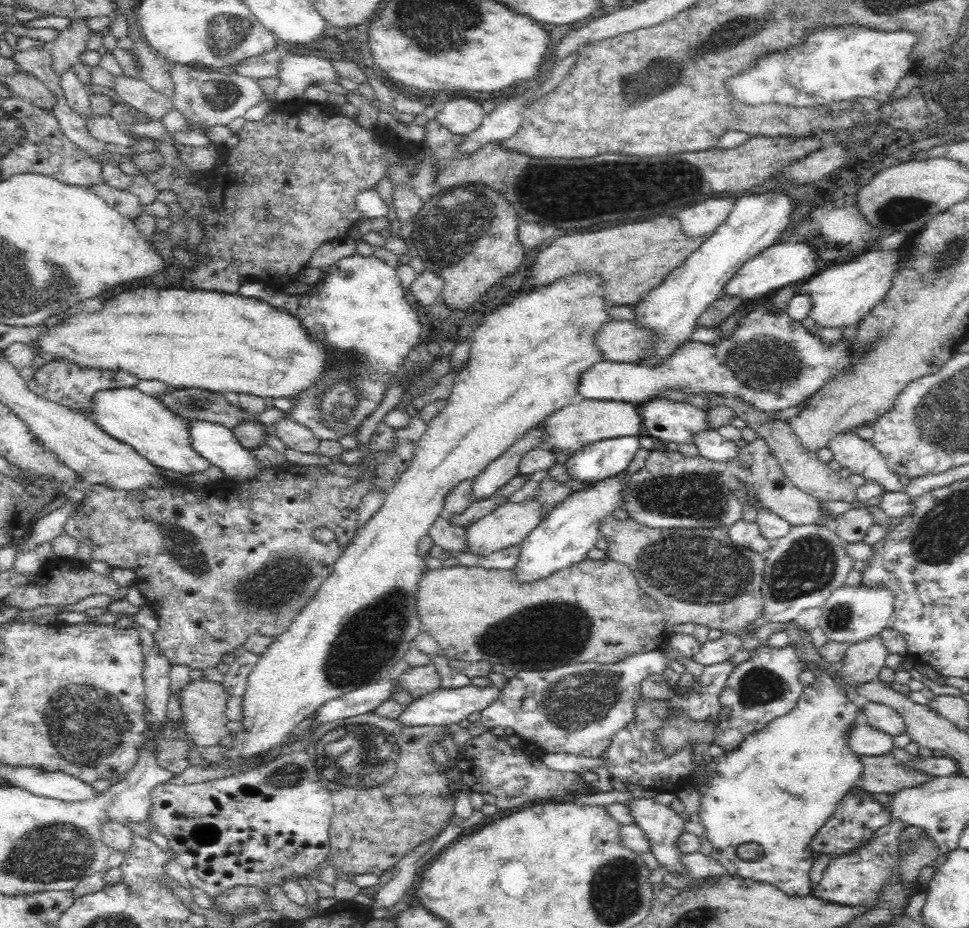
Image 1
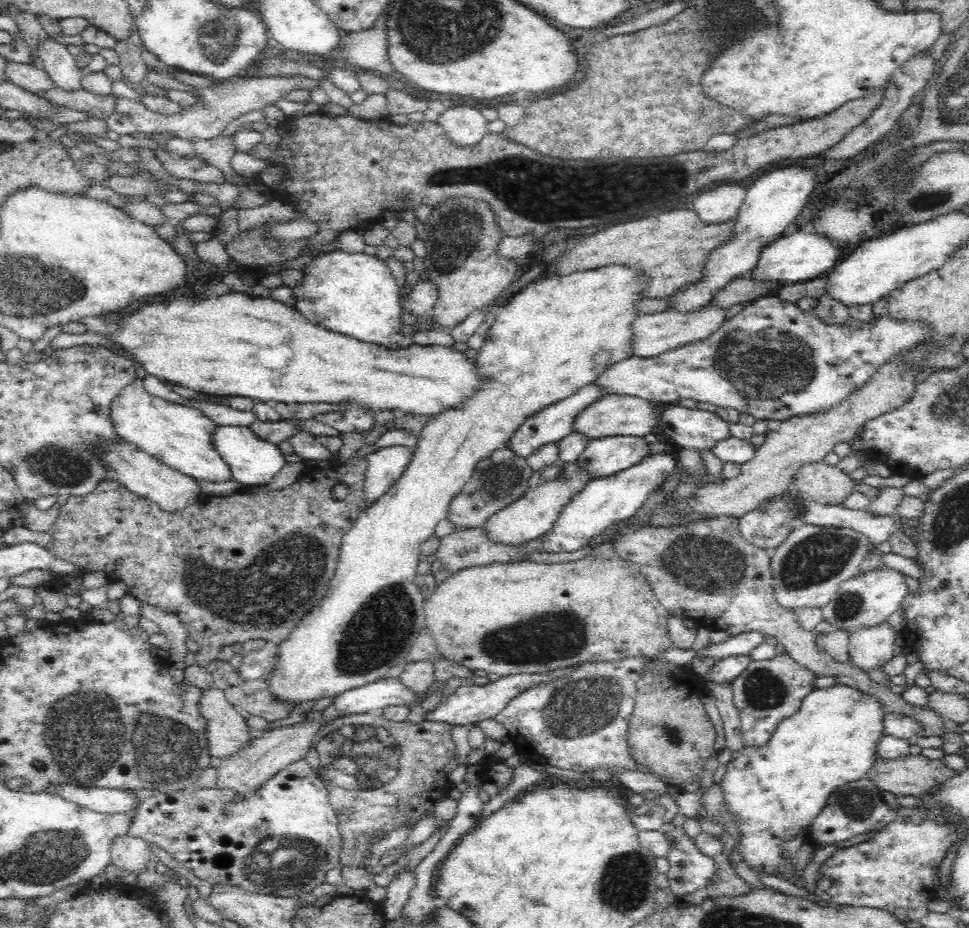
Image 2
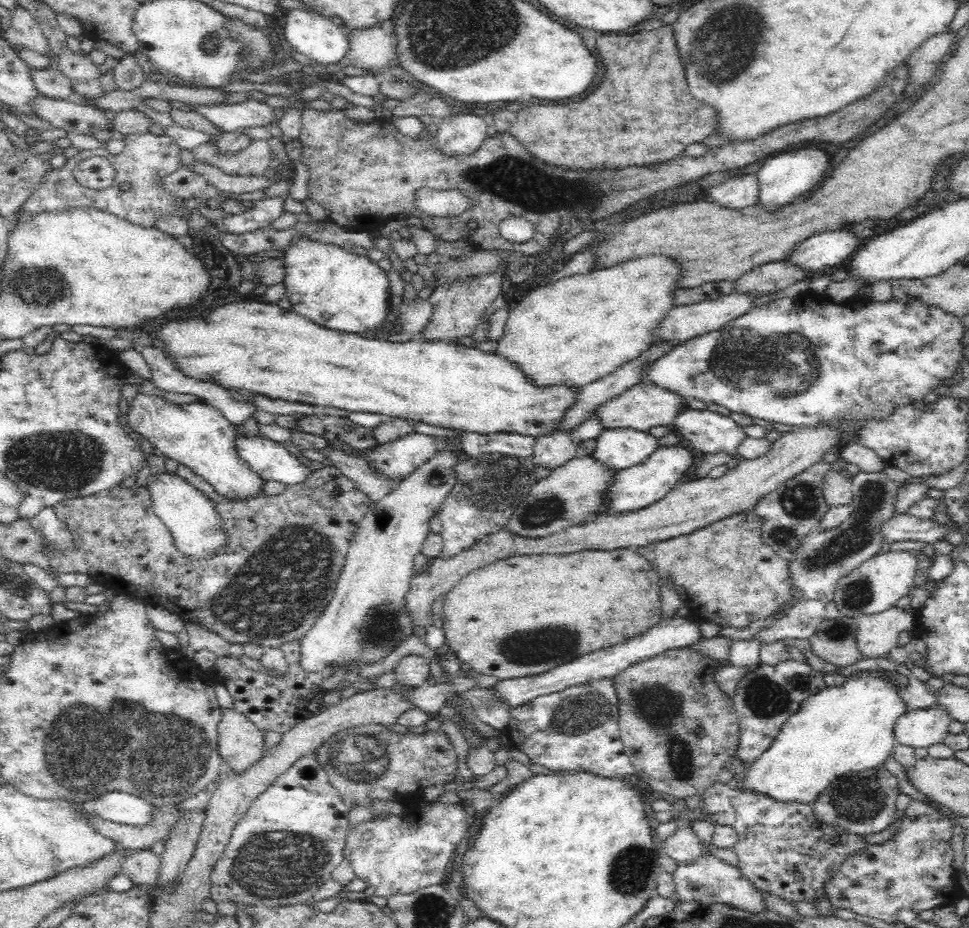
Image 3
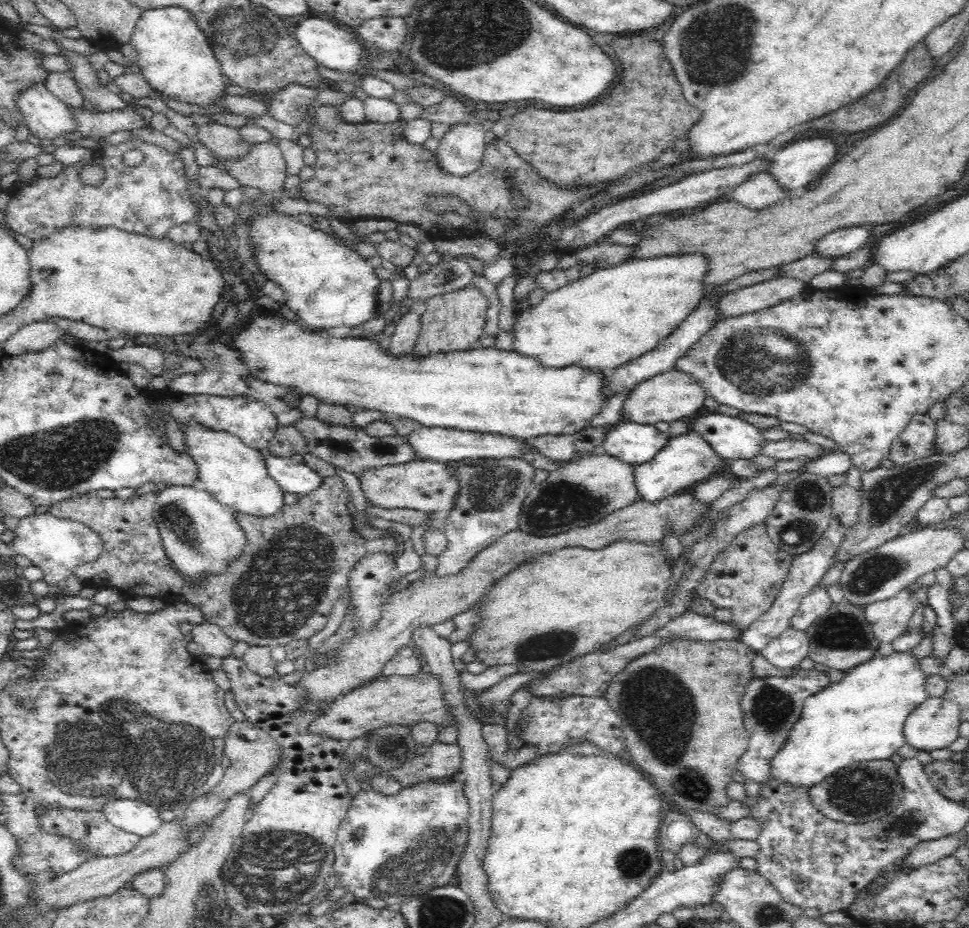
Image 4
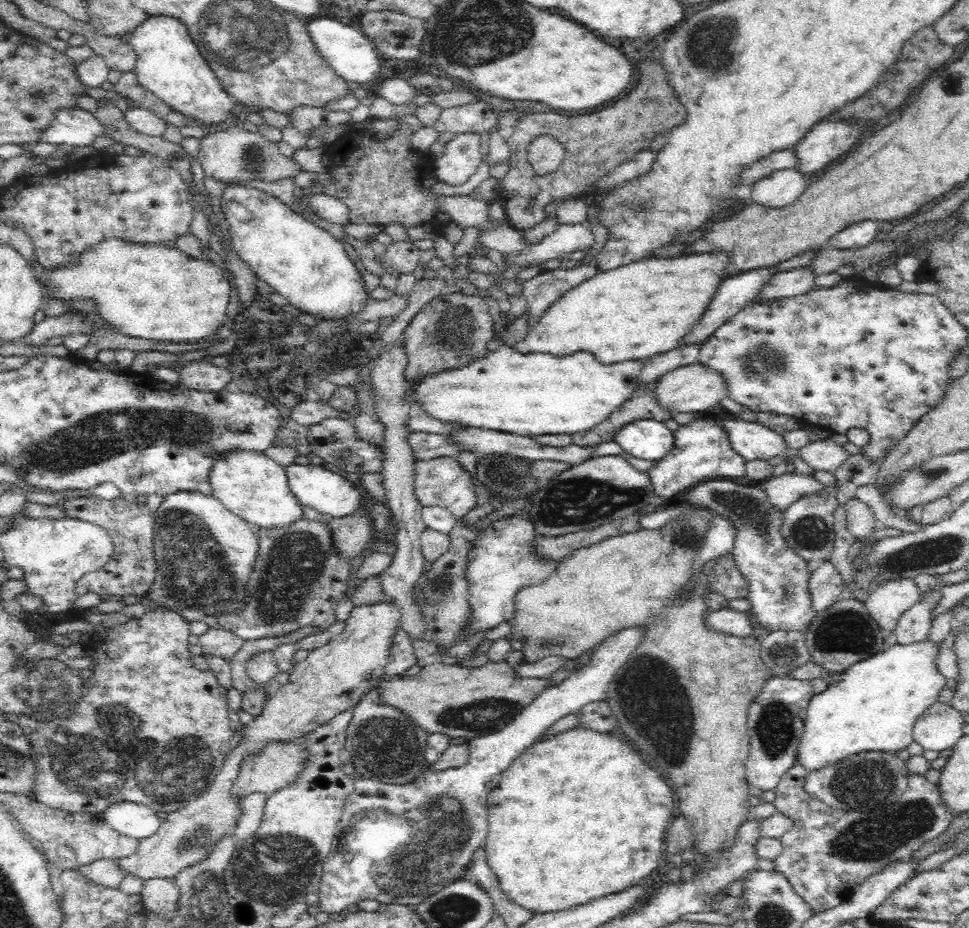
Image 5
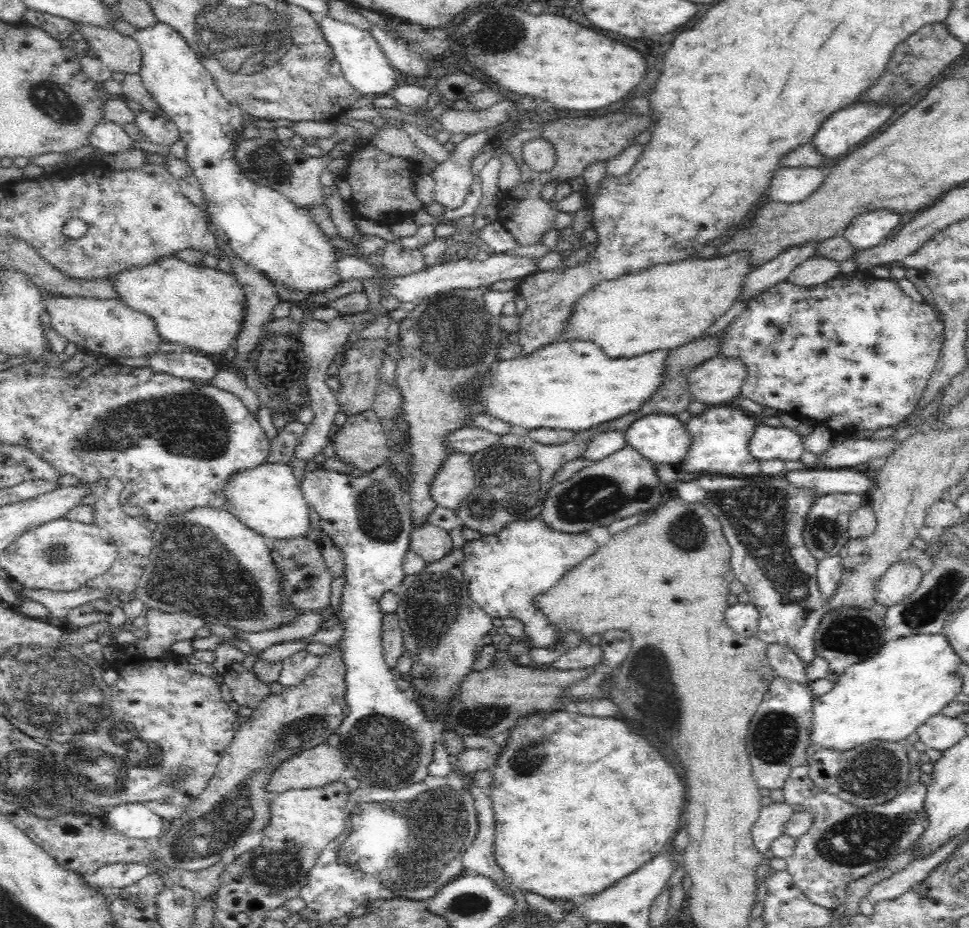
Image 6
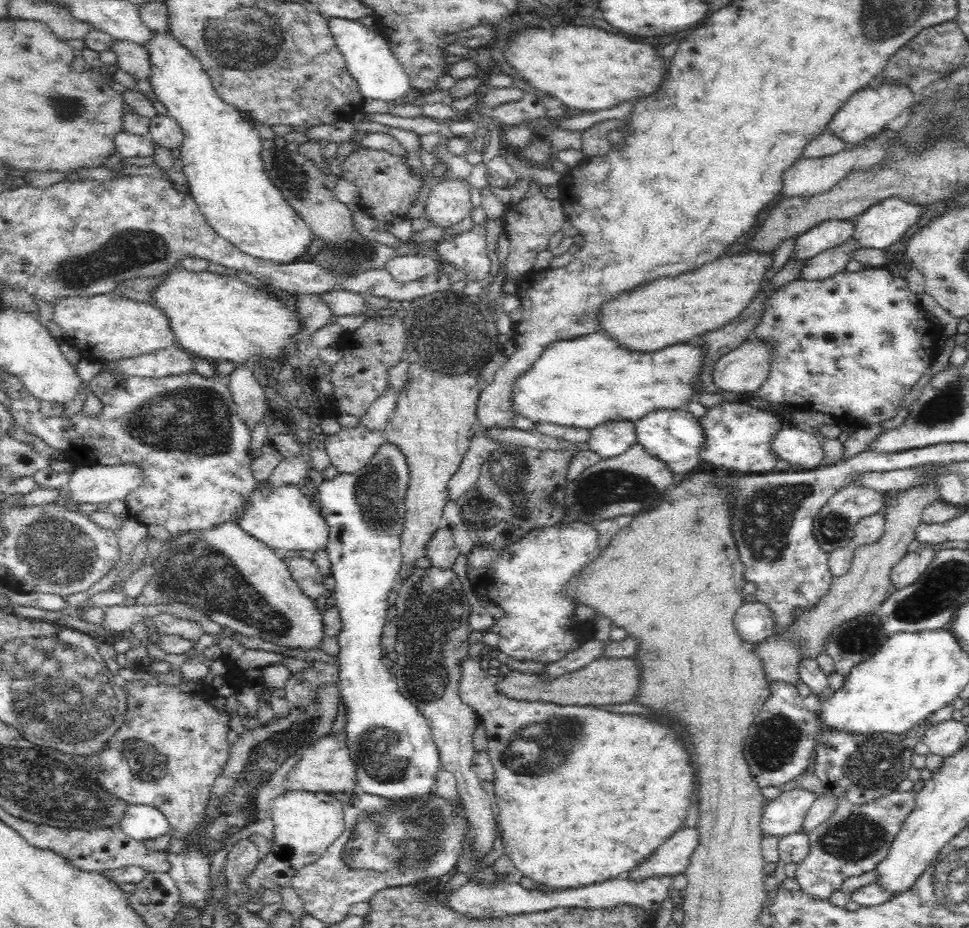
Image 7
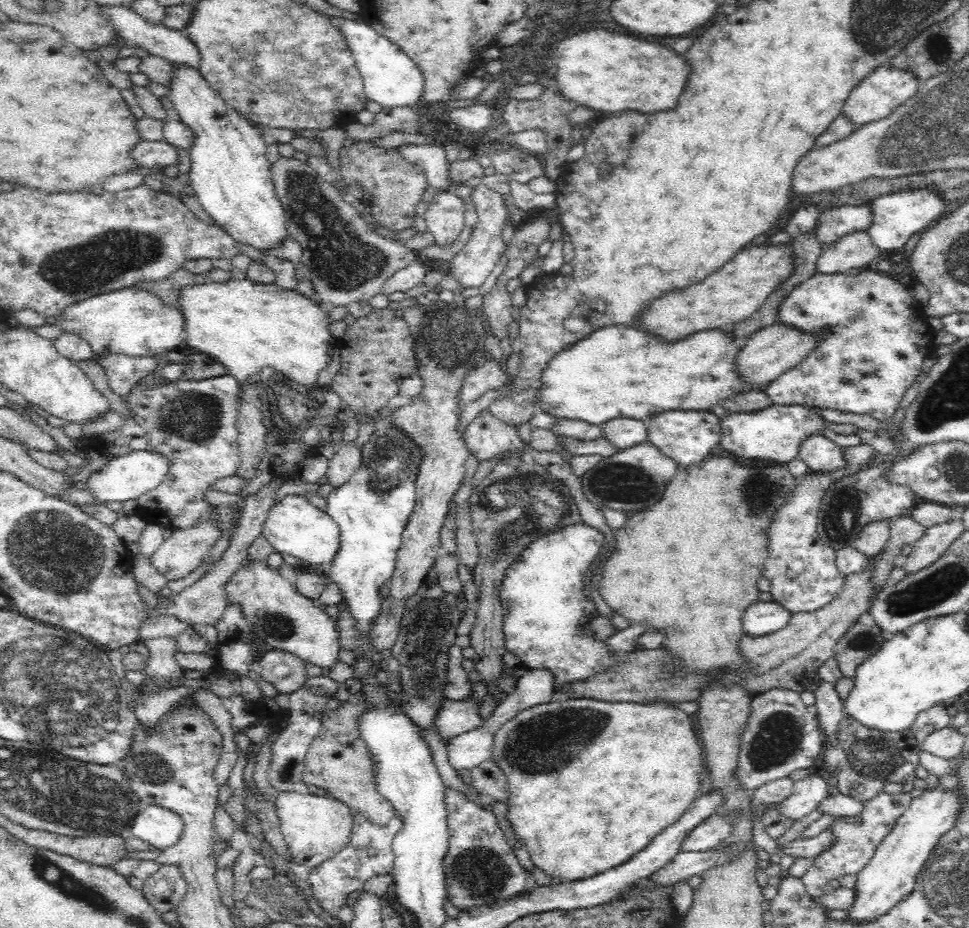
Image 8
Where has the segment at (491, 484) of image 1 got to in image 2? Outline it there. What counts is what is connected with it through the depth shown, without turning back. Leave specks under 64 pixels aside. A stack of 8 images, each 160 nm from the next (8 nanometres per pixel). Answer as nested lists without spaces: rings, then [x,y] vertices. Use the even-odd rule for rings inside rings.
[[[593,383],[586,385],[584,388],[578,389],[578,392],[574,393],[574,396],[569,396],[564,400],[560,400],[556,404],[552,404],[549,407],[544,408],[538,412],[538,415],[532,416],[529,420],[526,420],[518,431],[512,436],[512,439],[507,443],[507,450],[516,457],[516,459],[526,459],[531,456],[541,446],[556,443],[562,438],[566,438],[571,435],[572,422],[576,417],[576,413],[580,412],[583,408],[586,408],[589,404],[592,404],[600,396],[603,396],[605,392],[602,392]]]

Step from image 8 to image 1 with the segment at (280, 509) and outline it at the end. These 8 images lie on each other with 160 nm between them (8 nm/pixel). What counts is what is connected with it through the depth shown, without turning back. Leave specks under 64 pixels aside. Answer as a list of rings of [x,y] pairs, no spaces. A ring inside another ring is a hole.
[[[136,387],[109,388],[95,392],[89,402],[88,418],[107,436],[118,443],[126,444],[160,470],[191,475],[195,472],[205,472],[211,467],[190,447],[190,422],[174,417],[156,397],[146,395]]]

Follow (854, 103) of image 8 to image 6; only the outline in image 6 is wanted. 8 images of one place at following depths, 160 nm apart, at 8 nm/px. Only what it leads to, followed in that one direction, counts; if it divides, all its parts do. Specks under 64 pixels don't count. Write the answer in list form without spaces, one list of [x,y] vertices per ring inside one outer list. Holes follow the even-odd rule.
[[[860,102],[837,110],[818,127],[816,134],[810,141],[810,145],[822,158],[836,158],[840,154],[846,154],[850,148],[854,148],[866,136],[870,136],[874,130],[878,130],[888,120],[894,110],[894,105],[890,107],[878,107],[878,105],[863,104]]]

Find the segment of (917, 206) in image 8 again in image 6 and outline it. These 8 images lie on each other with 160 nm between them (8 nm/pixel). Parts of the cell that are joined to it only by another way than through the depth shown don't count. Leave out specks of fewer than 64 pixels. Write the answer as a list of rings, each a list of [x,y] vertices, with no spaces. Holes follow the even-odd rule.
[[[874,210],[857,216],[840,236],[856,249],[867,249],[880,244],[899,226],[900,214],[889,210]]]

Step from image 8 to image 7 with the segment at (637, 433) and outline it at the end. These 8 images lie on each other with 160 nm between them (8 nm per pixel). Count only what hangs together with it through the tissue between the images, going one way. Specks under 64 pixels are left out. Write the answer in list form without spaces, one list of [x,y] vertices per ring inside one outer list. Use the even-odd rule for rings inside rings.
[[[632,421],[603,422],[590,431],[586,447],[600,459],[614,459],[636,444]]]

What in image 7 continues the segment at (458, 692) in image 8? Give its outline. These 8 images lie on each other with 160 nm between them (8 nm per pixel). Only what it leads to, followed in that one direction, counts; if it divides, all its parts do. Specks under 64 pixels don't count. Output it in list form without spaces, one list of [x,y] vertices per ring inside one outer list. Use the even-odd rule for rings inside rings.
[[[468,656],[461,664],[462,678],[460,692],[462,701],[470,705],[484,721],[485,736],[487,738],[486,751],[493,769],[495,770],[494,785],[494,806],[497,813],[497,824],[504,846],[504,854],[510,858],[514,868],[524,876],[530,878],[536,884],[550,886],[553,890],[560,891],[574,889],[601,883],[614,878],[621,878],[629,870],[637,867],[643,860],[646,860],[663,842],[666,842],[674,832],[683,828],[683,823],[688,814],[690,801],[696,788],[695,771],[692,772],[688,764],[688,756],[682,746],[676,742],[676,736],[648,720],[642,720],[638,716],[618,714],[606,711],[602,707],[570,705],[558,706],[551,703],[530,703],[508,699],[495,691],[495,684],[498,677],[490,675],[486,667],[488,657]]]

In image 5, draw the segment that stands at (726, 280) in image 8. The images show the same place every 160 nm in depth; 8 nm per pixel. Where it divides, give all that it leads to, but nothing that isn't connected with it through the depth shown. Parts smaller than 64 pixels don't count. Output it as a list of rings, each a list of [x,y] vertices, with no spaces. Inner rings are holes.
[[[711,252],[710,254],[700,254],[700,256],[680,256],[680,258],[670,258],[670,260],[664,260],[664,258],[646,258],[646,260],[638,260],[638,262],[632,262],[632,264],[626,264],[626,266],[620,266],[620,268],[614,268],[614,270],[607,270],[601,272],[584,282],[578,284],[574,288],[570,288],[566,292],[562,293],[550,306],[539,316],[539,319],[535,321],[533,325],[529,326],[528,334],[520,341],[514,344],[514,347],[518,349],[522,354],[528,353],[544,353],[550,356],[556,356],[562,358],[562,356],[573,355],[576,352],[589,352],[600,364],[614,364],[626,362],[626,360],[646,360],[654,355],[666,353],[677,345],[678,339],[682,338],[682,335],[688,332],[691,326],[698,320],[698,317],[702,314],[702,311],[706,308],[710,298],[715,293],[715,288],[718,286],[720,280],[720,274],[722,269],[726,266],[724,260],[726,255],[722,252]]]

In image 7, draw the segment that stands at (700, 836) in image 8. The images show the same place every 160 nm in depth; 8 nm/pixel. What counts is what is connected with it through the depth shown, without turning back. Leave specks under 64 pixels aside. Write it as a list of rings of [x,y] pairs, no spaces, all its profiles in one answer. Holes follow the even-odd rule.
[[[683,827],[674,832],[646,860],[622,876],[640,884],[650,878],[674,877],[685,874],[689,858],[697,843],[697,832],[692,827]]]

